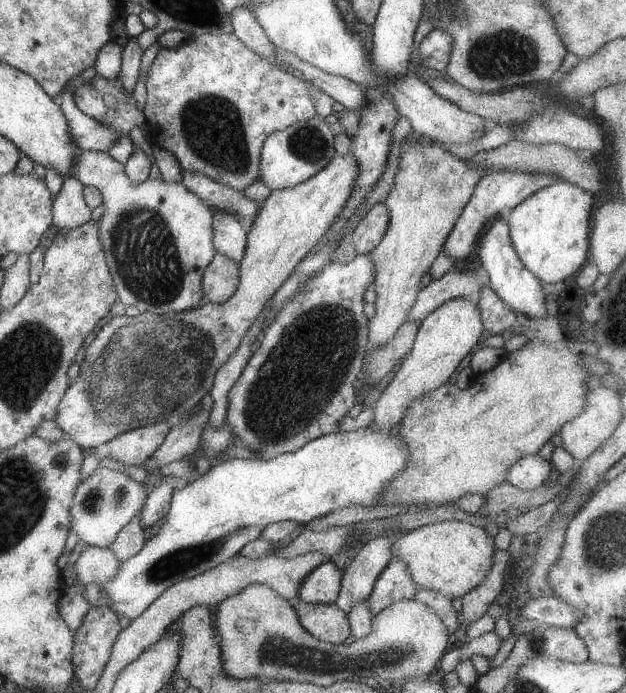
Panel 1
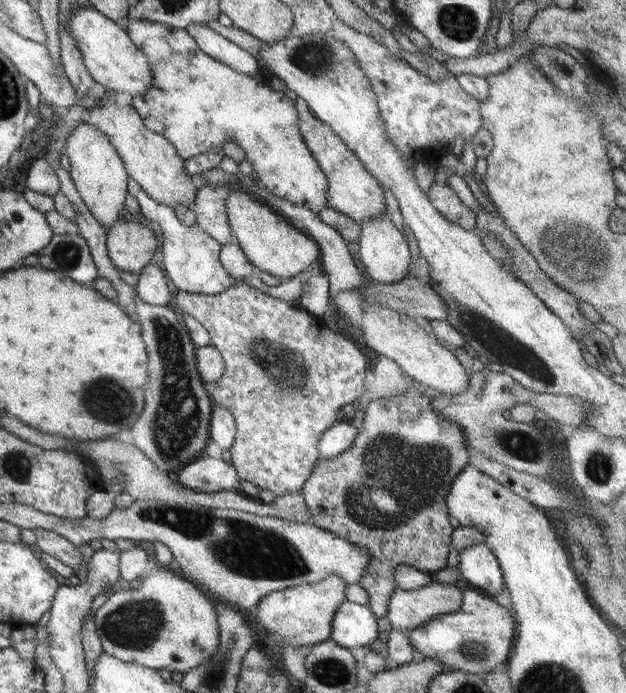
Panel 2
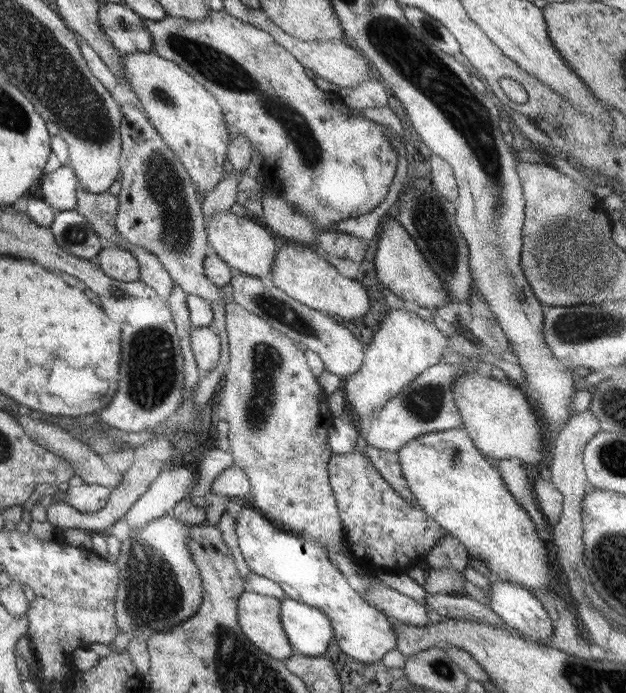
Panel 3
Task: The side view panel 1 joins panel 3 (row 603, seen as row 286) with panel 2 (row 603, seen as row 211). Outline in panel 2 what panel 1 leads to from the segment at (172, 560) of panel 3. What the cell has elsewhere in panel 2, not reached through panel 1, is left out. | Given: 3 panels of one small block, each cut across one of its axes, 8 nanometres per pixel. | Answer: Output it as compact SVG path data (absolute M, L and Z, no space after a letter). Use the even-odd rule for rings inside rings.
M159 566L158 570L146 572L142 584L135 589L123 590L117 587L99 606L92 617L101 651L114 659L139 665L157 671L166 668L170 672L187 672L197 668L203 660L211 657L217 648L218 623L213 602L190 581L180 578L175 572Z

